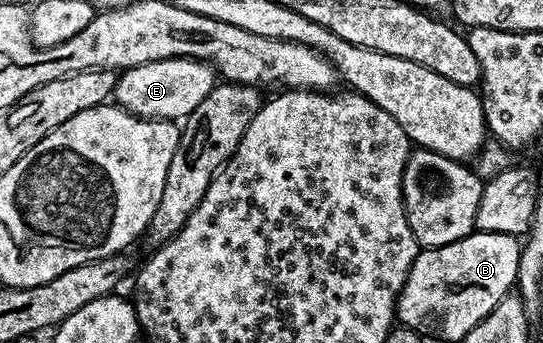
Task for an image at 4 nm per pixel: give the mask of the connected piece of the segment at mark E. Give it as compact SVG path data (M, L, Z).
M192 57L158 59L154 63L142 63L123 70L116 79L114 101L136 117L179 122L187 119L217 84L218 74L206 61L195 61Z

